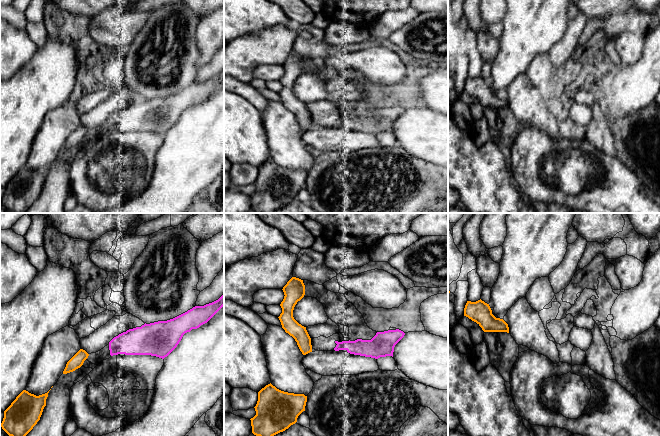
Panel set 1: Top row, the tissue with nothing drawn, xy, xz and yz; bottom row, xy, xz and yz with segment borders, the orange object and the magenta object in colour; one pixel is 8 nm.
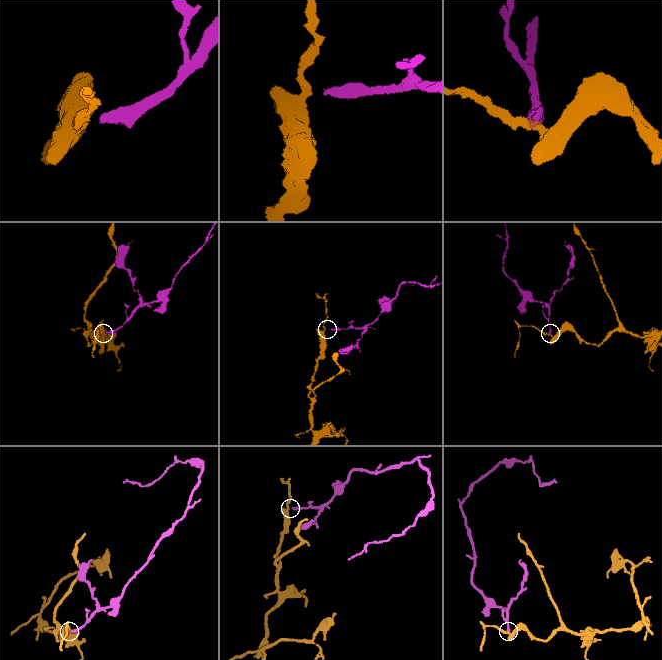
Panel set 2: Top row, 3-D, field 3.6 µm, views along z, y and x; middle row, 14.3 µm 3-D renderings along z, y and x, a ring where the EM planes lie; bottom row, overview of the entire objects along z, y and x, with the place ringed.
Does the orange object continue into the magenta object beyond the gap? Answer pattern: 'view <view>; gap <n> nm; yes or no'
view xy; gap 170 nm; no

